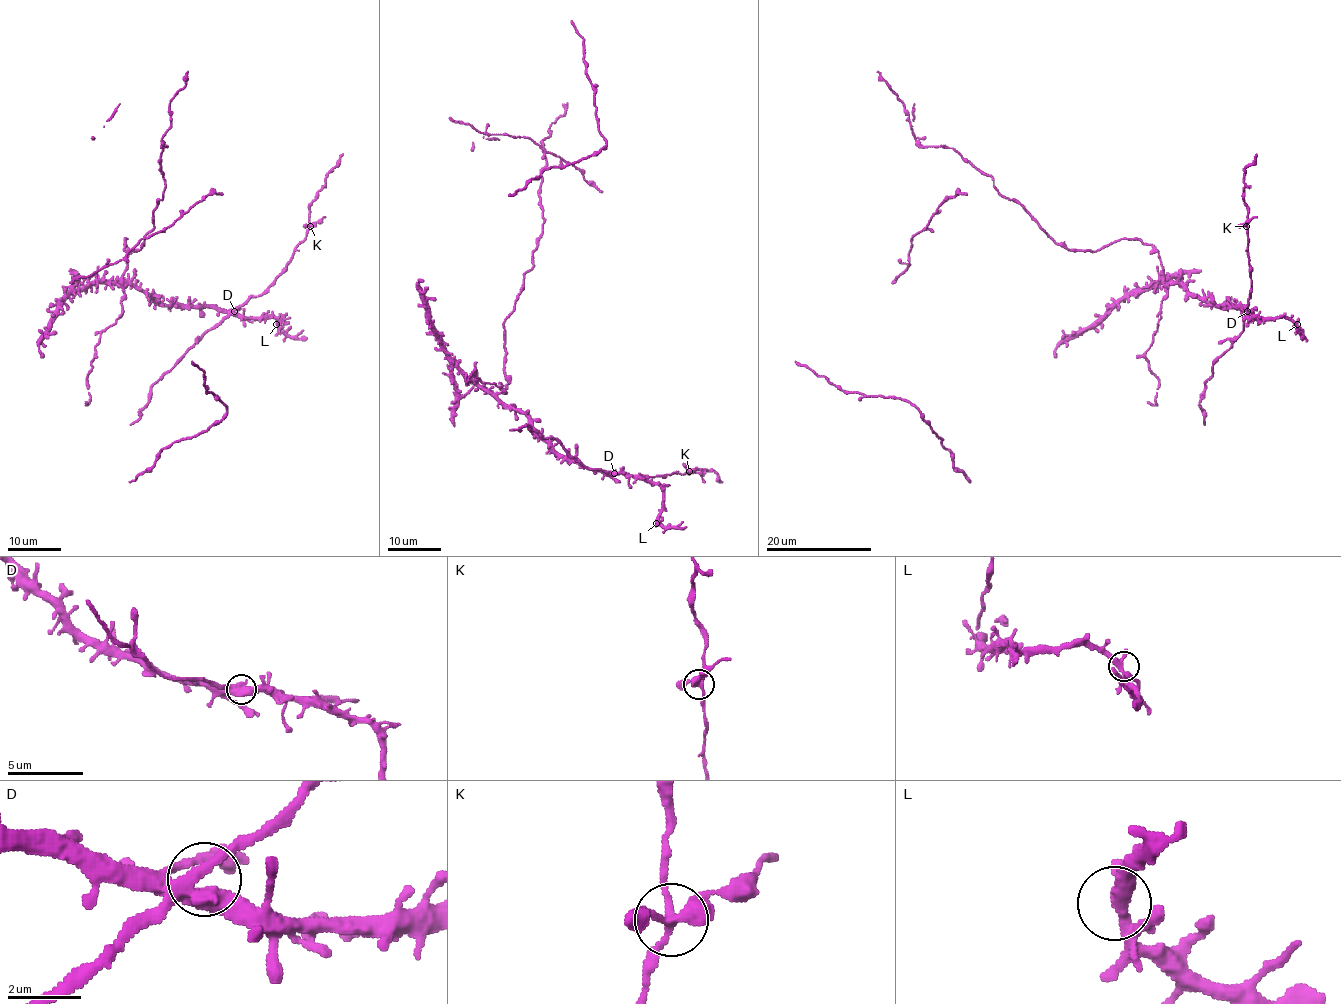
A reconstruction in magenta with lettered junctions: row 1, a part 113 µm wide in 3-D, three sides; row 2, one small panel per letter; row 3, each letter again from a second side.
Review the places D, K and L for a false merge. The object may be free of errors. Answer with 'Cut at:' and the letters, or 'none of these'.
Cut at: K

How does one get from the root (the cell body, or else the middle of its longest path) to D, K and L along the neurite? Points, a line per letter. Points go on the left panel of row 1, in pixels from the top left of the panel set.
D: (165, 188), (143, 245), (124, 250), (124, 240), (127, 268), (118, 285), (140, 287), (163, 305), (234, 311)
K: (165, 188), (143, 245), (124, 250), (124, 240), (118, 285), (163, 305), (234, 311), (274, 281), (309, 225)
L: (165, 188), (143, 245), (124, 250), (124, 240), (118, 285), (163, 305), (282, 316), (276, 324)

